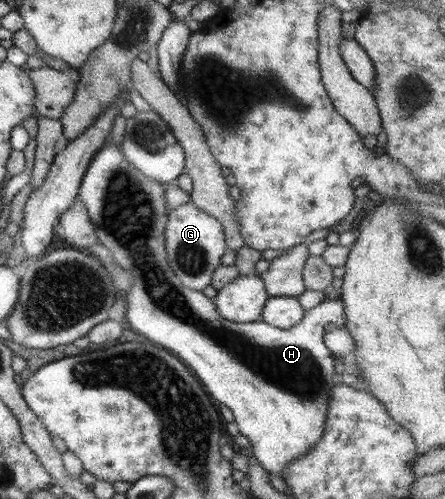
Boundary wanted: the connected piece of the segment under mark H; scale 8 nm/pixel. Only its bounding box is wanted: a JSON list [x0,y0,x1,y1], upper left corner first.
[78,141,345,476]

